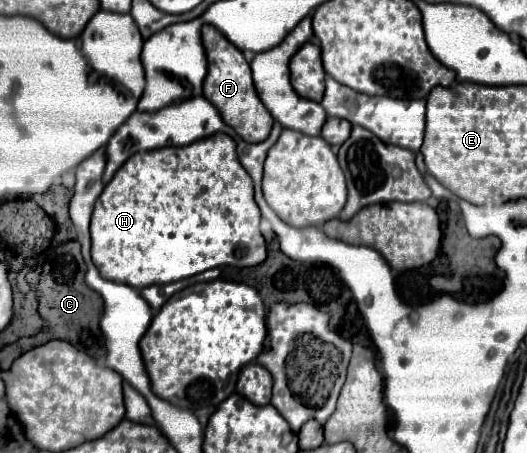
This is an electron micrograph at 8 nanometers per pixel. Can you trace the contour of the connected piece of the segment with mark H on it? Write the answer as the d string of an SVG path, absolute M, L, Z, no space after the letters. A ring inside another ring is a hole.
M215 133L185 147L143 151L127 159L95 203L91 219L91 257L103 279L135 289L187 279L219 265L253 267L267 257L259 219L253 183L239 163L235 141L225 133Z

